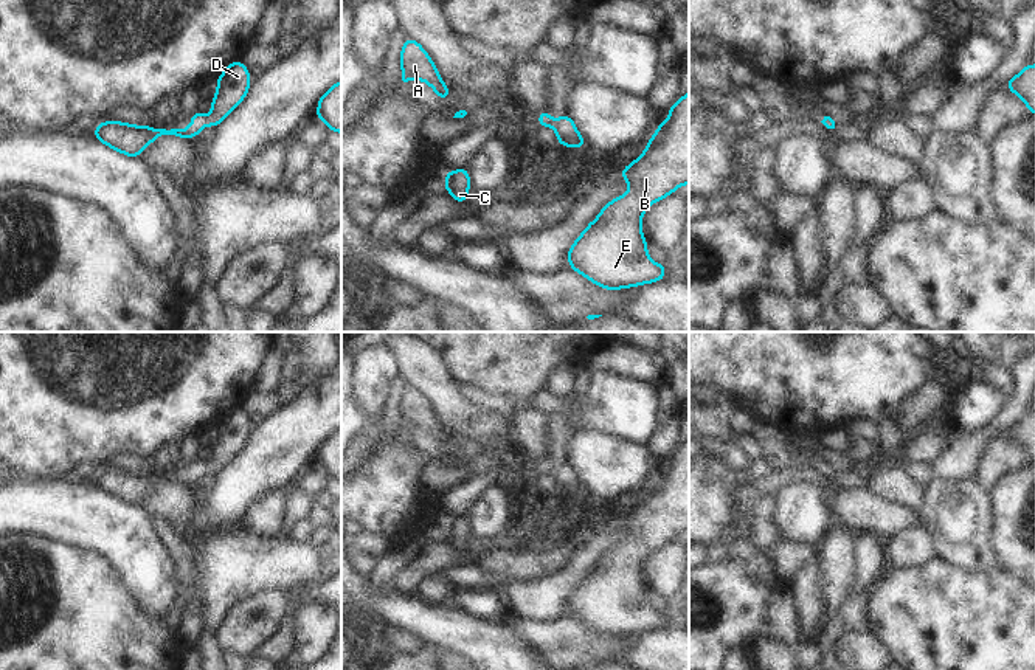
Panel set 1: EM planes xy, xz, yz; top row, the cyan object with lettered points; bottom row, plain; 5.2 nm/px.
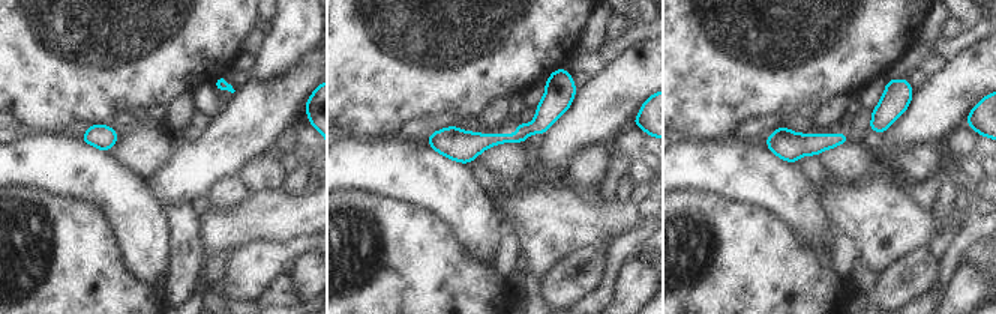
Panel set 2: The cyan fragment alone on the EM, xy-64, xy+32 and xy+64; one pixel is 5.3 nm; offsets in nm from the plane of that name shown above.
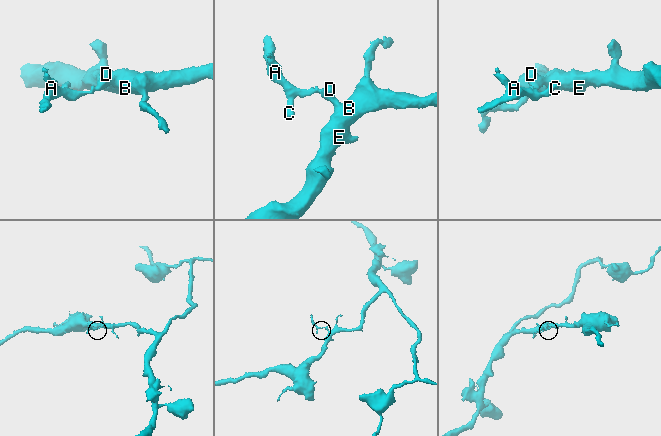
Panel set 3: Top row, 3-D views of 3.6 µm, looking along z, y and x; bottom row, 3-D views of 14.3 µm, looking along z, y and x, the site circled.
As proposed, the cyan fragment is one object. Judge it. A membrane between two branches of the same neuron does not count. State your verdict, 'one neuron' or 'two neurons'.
one neuron

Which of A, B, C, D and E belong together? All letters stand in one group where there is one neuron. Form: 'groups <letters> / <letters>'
groups A B C D E

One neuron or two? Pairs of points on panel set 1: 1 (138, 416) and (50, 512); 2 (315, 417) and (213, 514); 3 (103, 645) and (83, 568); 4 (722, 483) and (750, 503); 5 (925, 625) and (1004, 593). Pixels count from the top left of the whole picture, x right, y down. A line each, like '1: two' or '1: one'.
1: two
2: one
3: one
4: two
5: one

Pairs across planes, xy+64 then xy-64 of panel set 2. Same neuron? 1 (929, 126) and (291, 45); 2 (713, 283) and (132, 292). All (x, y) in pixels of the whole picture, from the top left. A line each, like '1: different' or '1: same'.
1: different
2: same

